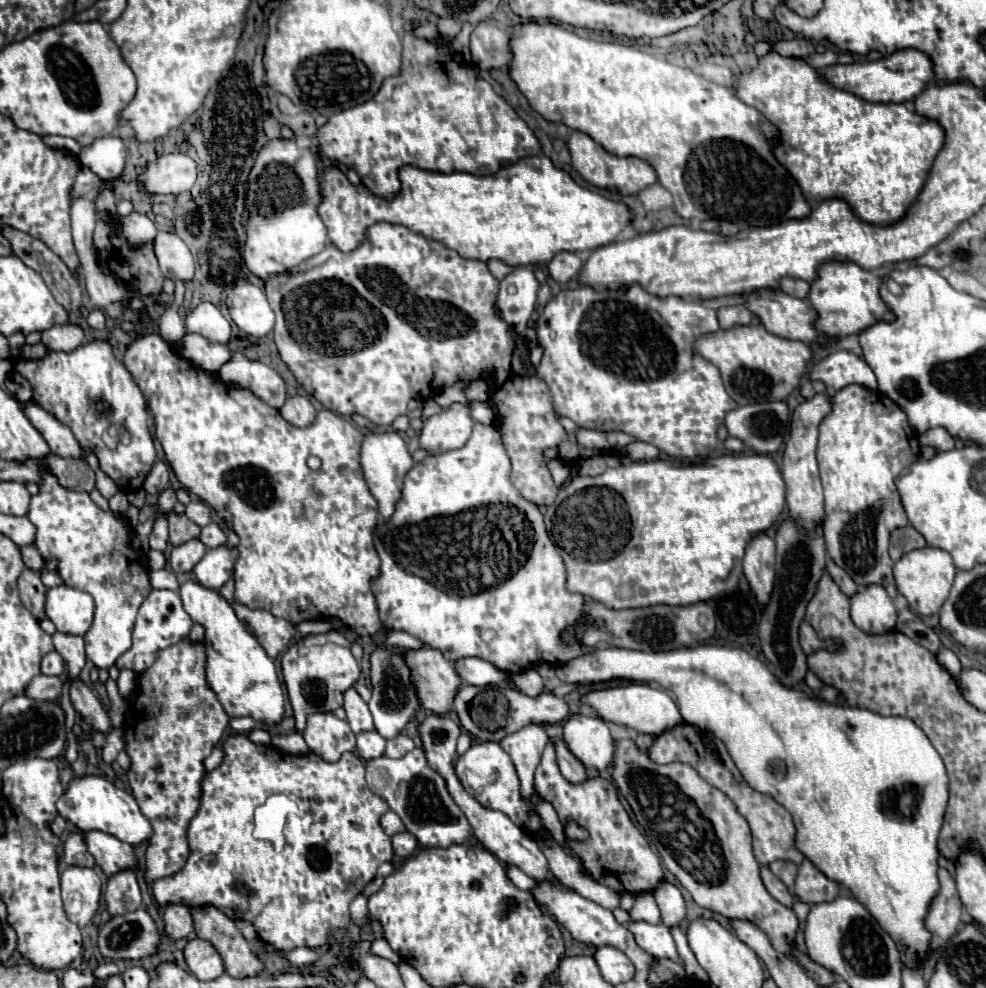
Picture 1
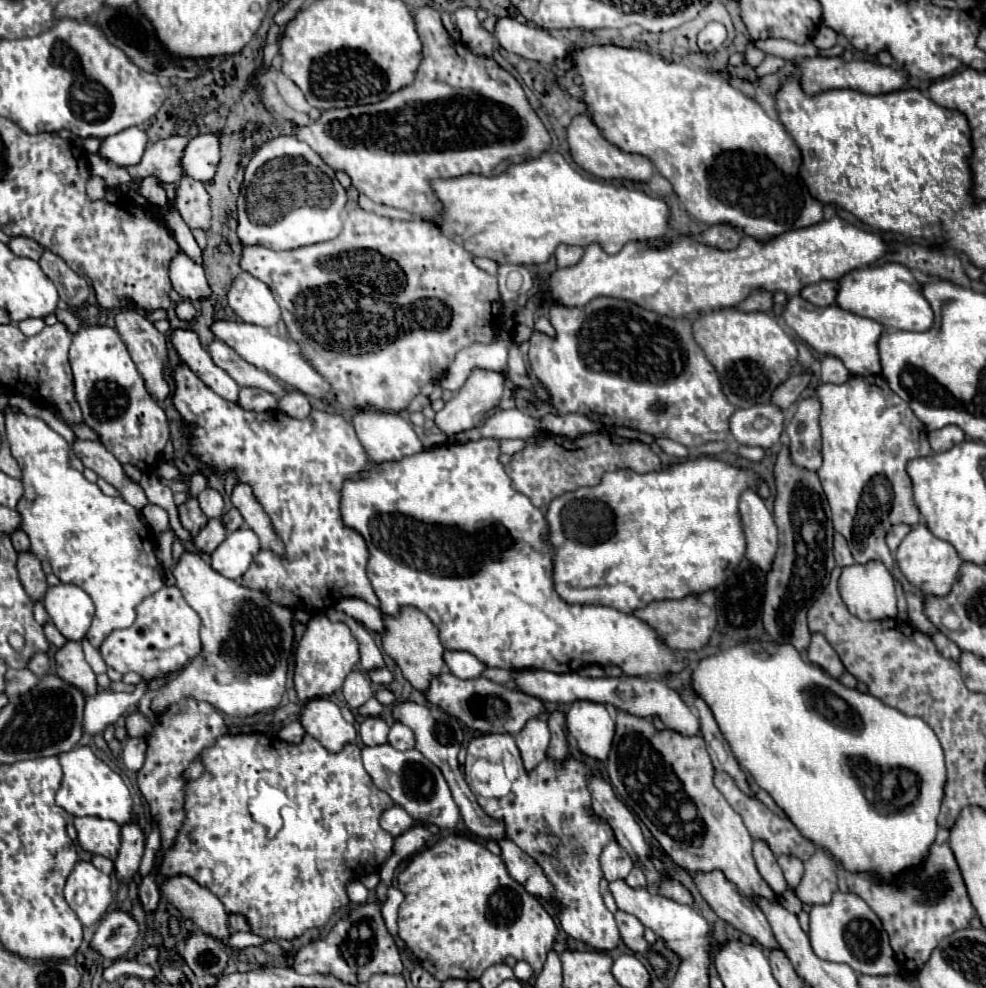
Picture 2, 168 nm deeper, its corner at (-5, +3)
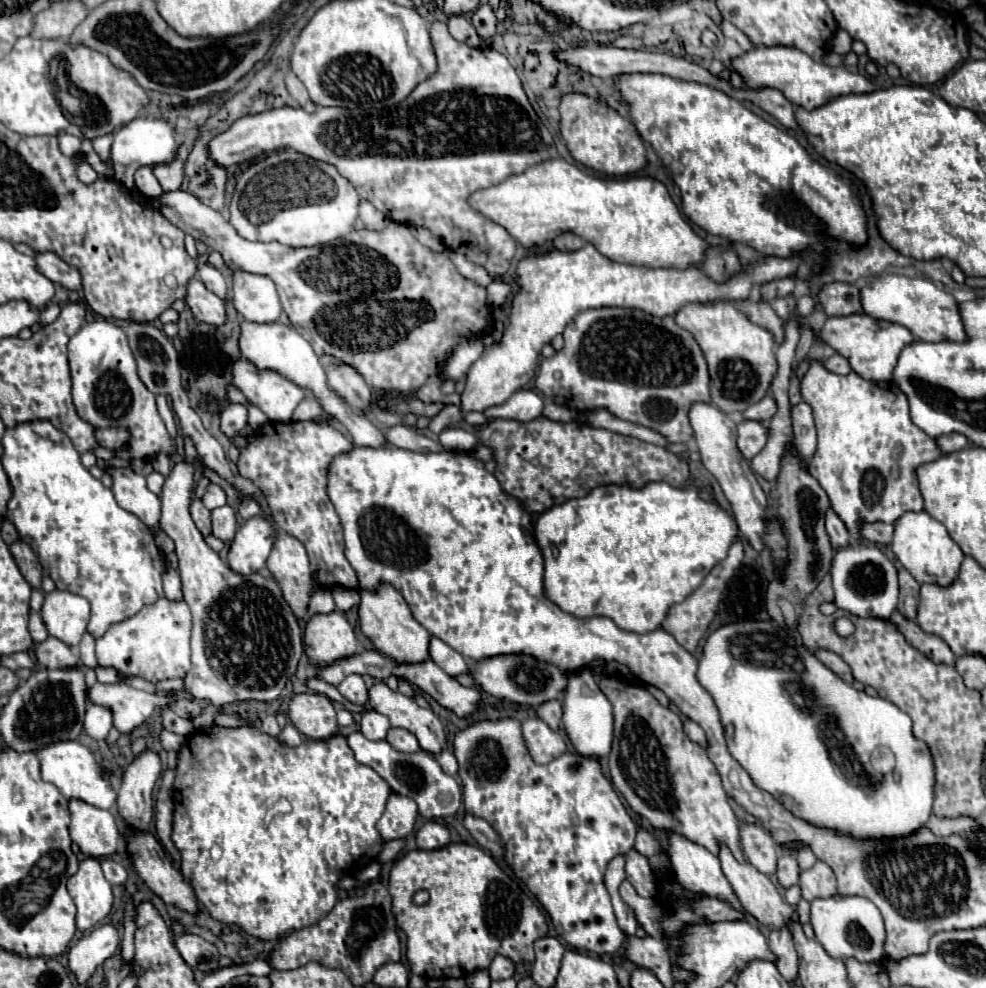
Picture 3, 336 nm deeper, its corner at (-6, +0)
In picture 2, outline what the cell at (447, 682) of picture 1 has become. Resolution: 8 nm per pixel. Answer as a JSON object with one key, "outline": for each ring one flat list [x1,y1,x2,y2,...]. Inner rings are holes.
{"outline":[[402,607,396,617,382,615,384,629,380,633,382,637,382,651,388,653,396,665,402,669,404,677,412,683,414,689,424,691,428,689,430,681,444,671,444,647,438,639,438,629,420,613,416,607]]}

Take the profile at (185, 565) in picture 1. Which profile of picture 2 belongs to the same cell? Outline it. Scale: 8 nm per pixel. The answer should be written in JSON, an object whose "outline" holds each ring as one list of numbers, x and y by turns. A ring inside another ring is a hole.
{"outline":[[214,517,208,521,208,525,196,535,194,547,200,553,212,553,222,541,226,539,226,527,222,523,222,517]]}

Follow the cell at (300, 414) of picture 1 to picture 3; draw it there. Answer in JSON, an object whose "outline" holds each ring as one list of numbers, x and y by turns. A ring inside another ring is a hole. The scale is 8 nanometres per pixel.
{"outline":[[305,396,305,400,301,400,301,404,295,408,293,420,315,420,321,414,323,408,319,406,319,402,313,396]]}

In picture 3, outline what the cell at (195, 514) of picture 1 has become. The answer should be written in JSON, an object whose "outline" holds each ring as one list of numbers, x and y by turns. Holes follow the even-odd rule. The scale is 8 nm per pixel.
{"outline":[[209,484,207,490,205,490,205,494,203,494,203,504,205,504,209,510,225,506,225,504,227,504,227,496,225,496,223,488,217,486,217,484]]}

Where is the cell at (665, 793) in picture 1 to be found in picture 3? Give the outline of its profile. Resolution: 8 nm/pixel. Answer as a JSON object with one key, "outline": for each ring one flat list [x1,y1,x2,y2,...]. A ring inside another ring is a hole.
{"outline":[[605,676,601,678,599,688,611,702,615,716,615,740,613,750,609,754,611,782,623,794,631,810,643,816,655,830,661,830,665,834,677,832,679,836,685,836,687,840,705,846,709,852,713,852,713,856,717,856,717,844,725,840,733,856,737,856,737,860,745,860,739,838,739,820,727,802,721,778,713,762,709,760,705,748,685,736,681,718,669,708,663,708,643,686,627,686,617,680,611,680,611,676]]}

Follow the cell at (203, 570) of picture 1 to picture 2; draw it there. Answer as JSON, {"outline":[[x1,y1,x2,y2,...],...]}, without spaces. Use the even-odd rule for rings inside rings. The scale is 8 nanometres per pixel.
{"outline":[[236,529,228,533,224,543,212,553,210,565,228,579,240,579,248,571,254,553,258,551,258,535,252,529]]}

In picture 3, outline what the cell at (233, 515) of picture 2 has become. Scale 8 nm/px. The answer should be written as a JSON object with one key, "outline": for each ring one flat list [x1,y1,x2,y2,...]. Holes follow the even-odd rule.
{"outline":[[243,498,241,504,239,504,239,508,237,508,237,514,239,514,243,520,249,520,249,518,261,514,261,508,259,508,259,504,257,504,253,498]]}

